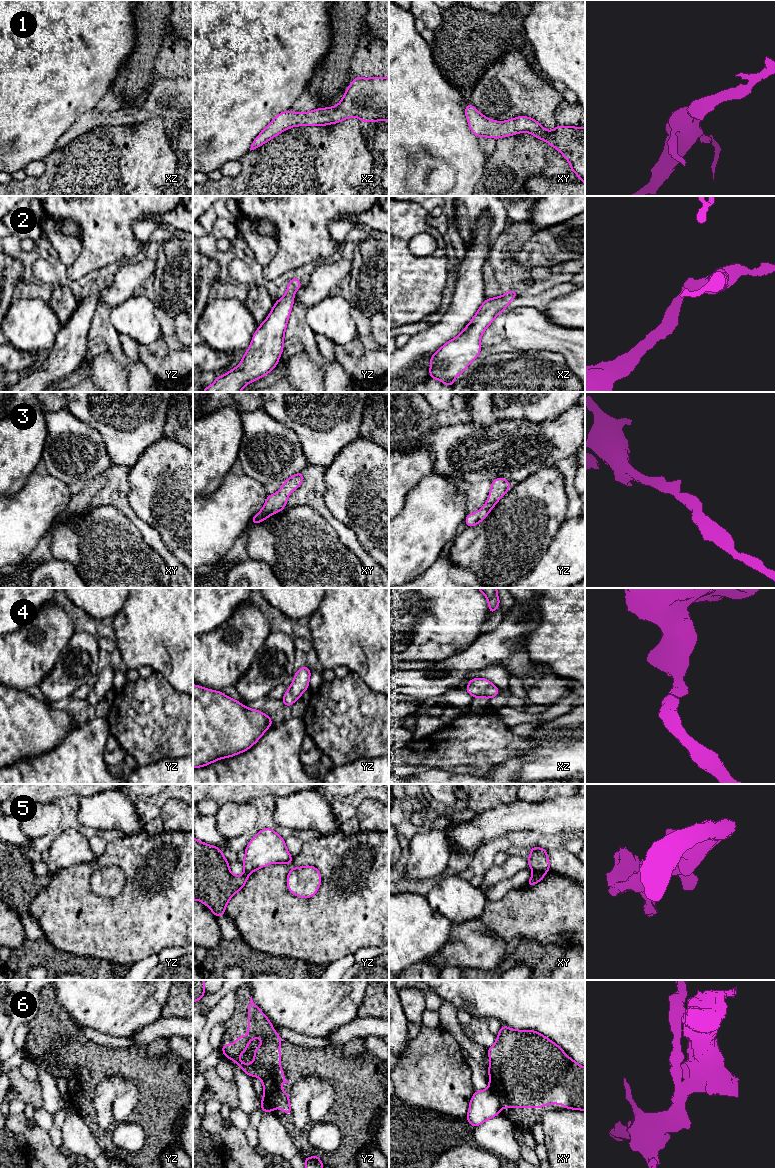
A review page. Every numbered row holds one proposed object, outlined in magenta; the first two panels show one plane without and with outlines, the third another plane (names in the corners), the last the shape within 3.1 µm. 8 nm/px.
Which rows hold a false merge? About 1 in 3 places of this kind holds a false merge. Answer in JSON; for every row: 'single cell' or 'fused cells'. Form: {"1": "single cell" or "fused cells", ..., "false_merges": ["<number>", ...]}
{"1": "single cell", "2": "single cell", "3": "single cell", "4": "single cell", "5": "fused cells", "6": "fused cells", "false_merges": ["5", "6"]}

